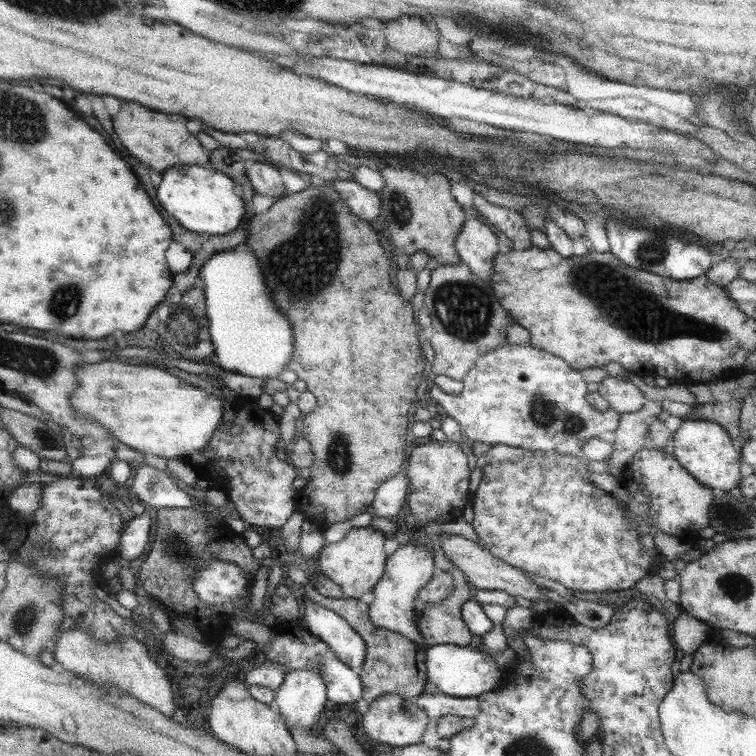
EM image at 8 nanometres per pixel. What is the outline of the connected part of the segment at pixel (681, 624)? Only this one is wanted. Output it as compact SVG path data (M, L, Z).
M681 611L674 621L674 644L685 655L694 654L704 643L708 642L709 626L692 618L688 612Z

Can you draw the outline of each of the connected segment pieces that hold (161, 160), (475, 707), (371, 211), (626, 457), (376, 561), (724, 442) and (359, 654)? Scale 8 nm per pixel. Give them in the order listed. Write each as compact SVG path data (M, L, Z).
M124 102L122 110L112 116L114 120L114 130L122 138L122 144L128 148L132 156L136 156L140 162L148 162L156 172L166 172L172 166L188 164L204 166L208 162L208 156L204 154L204 148L200 142L196 144L196 138L186 128L188 118L180 114L160 114L161 111L146 110L140 104L134 102Z
M424 692L414 698L414 703L428 714L428 718L434 719L451 715L476 718L480 713L480 702L477 697L456 698L440 692L436 694Z
M341 180L333 183L342 198L349 203L350 210L363 221L374 221L382 214L382 202L379 193L364 188L355 180Z
M647 401L644 408L633 413L621 413L620 424L615 430L616 438L613 442L614 451L605 461L608 463L608 473L614 478L621 478L634 455L650 444L650 428L642 422L648 416L662 410L662 402Z
M372 526L354 527L340 542L325 545L317 557L315 569L342 588L344 597L359 599L362 594L370 592L377 586L382 578L384 564L386 564L386 552L384 552L384 533L374 530Z
M687 418L680 428L672 434L674 438L673 456L696 480L711 489L730 491L740 486L740 454L734 450L724 428L708 419Z
M305 599L305 613L301 616L309 626L309 632L322 642L329 643L334 654L354 672L359 672L366 658L364 639L333 610L328 610L310 599Z

